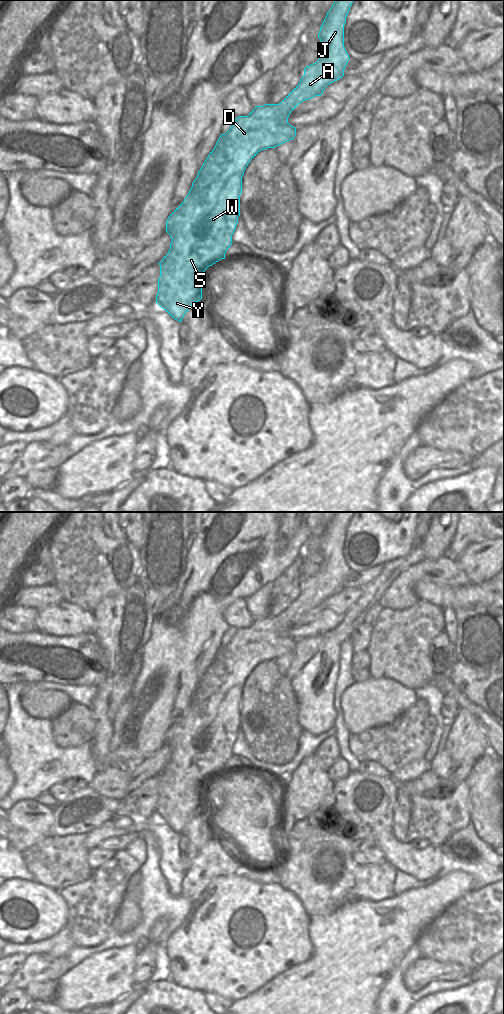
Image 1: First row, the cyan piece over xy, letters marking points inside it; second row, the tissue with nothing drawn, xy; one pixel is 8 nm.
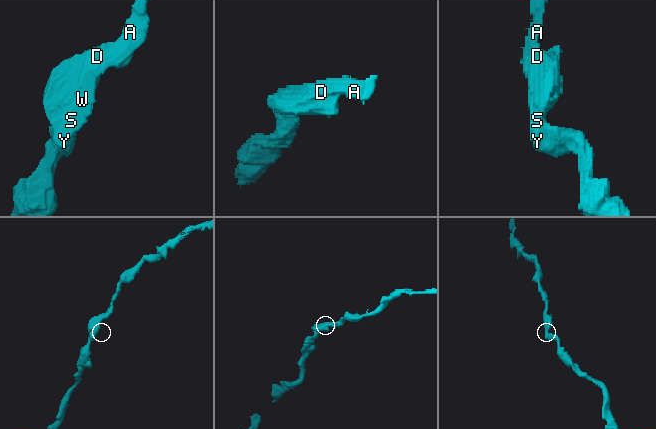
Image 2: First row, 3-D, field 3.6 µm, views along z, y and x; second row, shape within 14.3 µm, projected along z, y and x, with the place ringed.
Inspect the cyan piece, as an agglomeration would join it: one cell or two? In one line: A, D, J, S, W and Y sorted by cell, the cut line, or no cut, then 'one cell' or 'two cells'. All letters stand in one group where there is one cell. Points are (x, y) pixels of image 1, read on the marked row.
A D J S W Y | no cut | one cell

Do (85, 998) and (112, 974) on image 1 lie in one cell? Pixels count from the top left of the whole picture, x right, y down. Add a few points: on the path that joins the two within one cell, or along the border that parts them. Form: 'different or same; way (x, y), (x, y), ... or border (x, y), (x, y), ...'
same; way (92, 991), (105, 978)

